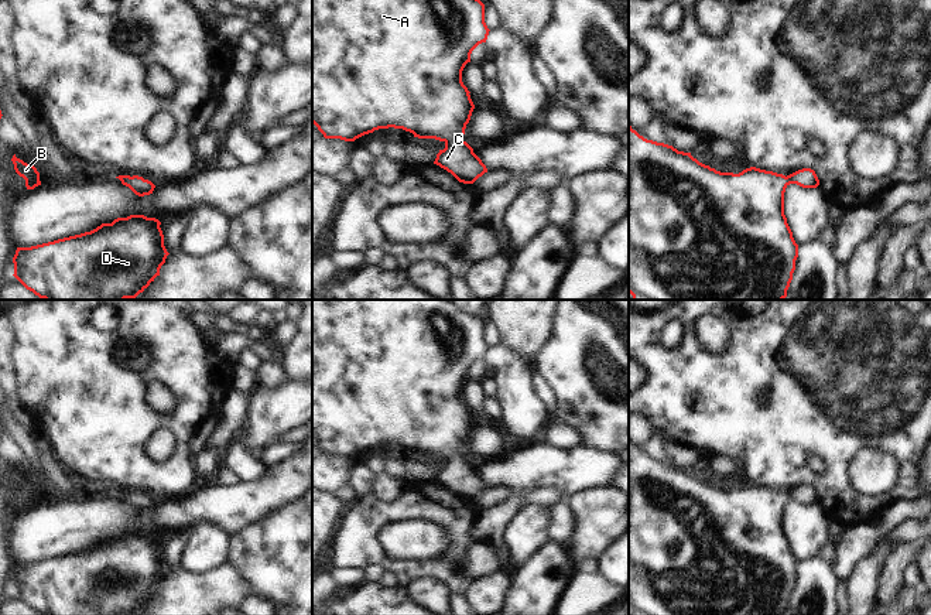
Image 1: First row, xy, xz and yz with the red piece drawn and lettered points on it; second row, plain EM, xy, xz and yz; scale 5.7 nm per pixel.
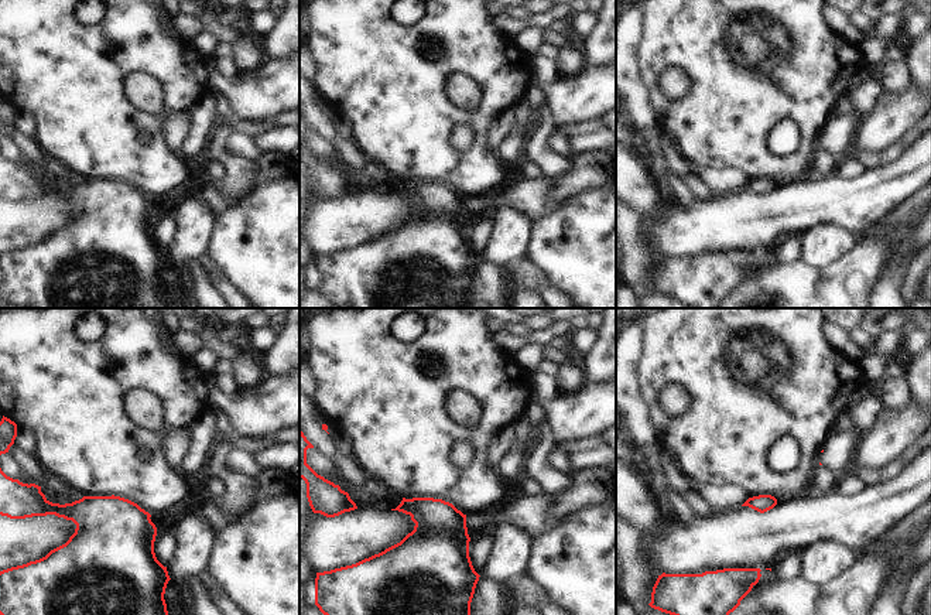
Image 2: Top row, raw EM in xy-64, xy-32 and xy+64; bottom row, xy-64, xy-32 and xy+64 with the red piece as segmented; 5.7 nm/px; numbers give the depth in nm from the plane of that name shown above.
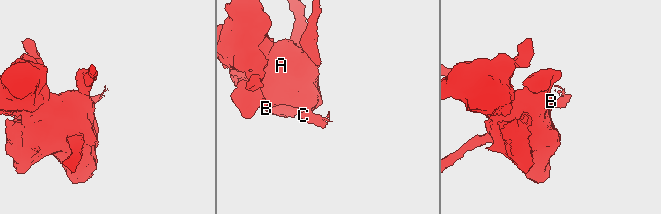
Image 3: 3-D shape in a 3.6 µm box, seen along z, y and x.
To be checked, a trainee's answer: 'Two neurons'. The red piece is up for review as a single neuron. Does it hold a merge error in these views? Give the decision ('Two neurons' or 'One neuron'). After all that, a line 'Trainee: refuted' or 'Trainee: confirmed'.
One neuron
Trainee: refuted

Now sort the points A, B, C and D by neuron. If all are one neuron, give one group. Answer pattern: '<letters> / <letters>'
A B C D

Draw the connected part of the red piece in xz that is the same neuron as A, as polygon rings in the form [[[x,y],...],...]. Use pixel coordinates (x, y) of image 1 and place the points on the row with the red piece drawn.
[[[312,0],[312,123],[325,139],[355,141],[379,129],[403,129],[418,139],[435,139],[445,143],[434,164],[451,172],[459,182],[473,184],[487,172],[486,165],[473,153],[473,148],[462,140],[466,124],[470,120],[475,105],[470,92],[462,82],[462,71],[470,62],[472,51],[486,42],[489,28],[485,23],[485,4],[480,0]]]

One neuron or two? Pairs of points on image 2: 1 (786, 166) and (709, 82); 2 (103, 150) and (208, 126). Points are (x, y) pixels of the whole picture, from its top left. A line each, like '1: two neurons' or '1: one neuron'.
1: one neuron
2: two neurons

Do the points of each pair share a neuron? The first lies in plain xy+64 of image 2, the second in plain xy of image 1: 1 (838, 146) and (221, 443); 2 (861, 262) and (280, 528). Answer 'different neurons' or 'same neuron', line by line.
1: same neuron
2: different neurons

